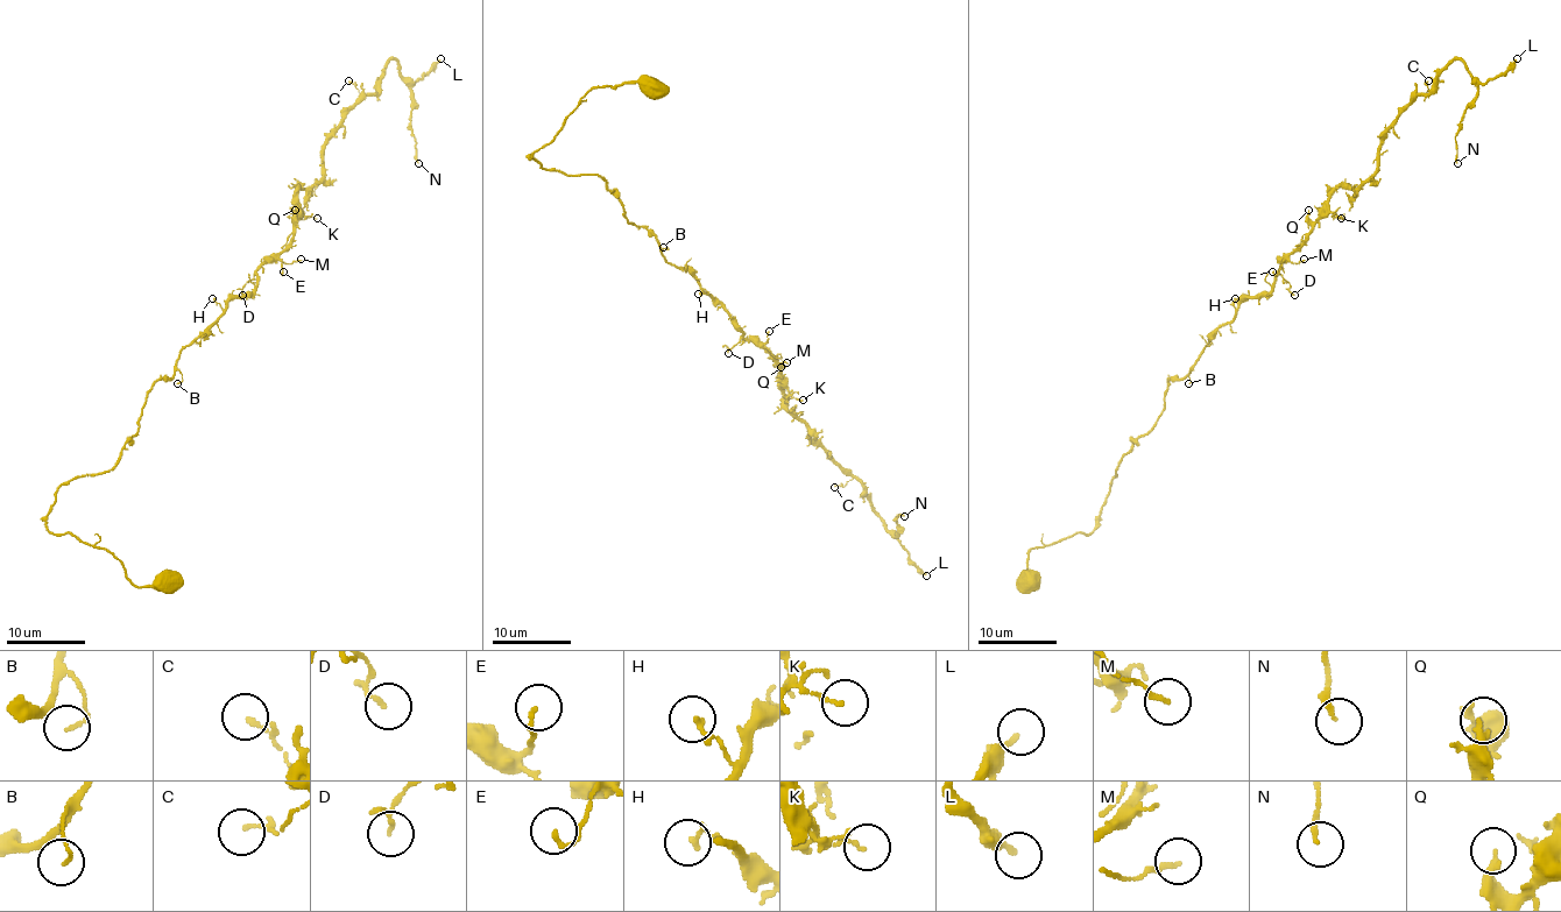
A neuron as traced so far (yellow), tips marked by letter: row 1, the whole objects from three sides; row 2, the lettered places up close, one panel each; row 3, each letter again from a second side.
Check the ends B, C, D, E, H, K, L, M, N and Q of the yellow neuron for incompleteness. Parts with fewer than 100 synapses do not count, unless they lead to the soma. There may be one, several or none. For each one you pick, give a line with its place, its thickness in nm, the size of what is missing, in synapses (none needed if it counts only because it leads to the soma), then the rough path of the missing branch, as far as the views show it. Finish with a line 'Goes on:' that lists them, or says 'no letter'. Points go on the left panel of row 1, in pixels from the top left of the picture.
Goes on: no letter

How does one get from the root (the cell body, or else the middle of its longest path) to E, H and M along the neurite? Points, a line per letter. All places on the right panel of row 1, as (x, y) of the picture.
E: (1029, 581), (1033, 548), (1096, 527), (1166, 383), (1286, 261), (1272, 271)
H: (1029, 581), (1033, 548), (1096, 527), (1122, 458), (1163, 410), (1166, 383), (1234, 318), (1235, 298)
M: (1029, 581), (1033, 548), (1096, 527), (1166, 383), (1285, 261), (1304, 259)

